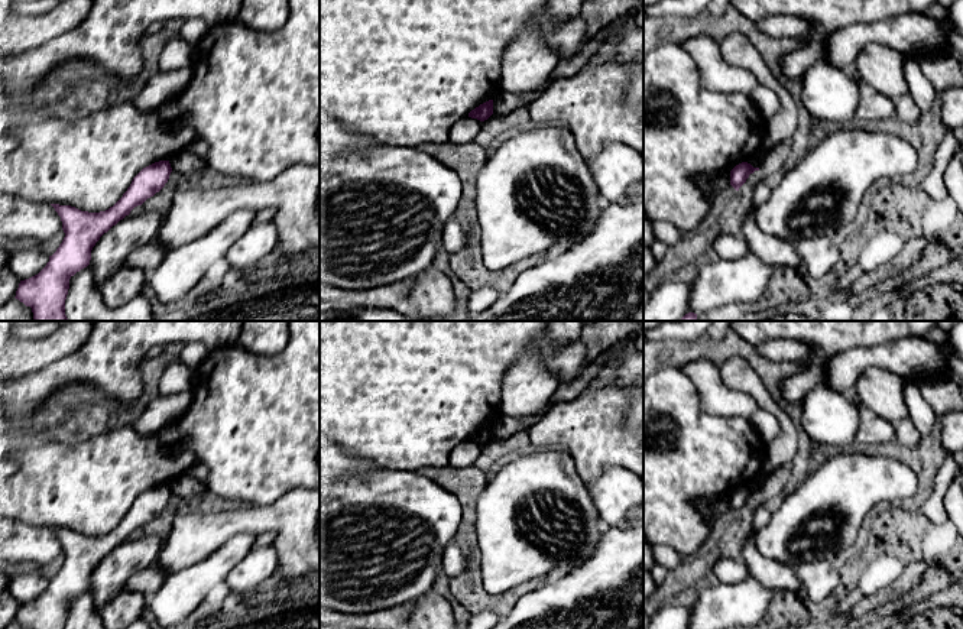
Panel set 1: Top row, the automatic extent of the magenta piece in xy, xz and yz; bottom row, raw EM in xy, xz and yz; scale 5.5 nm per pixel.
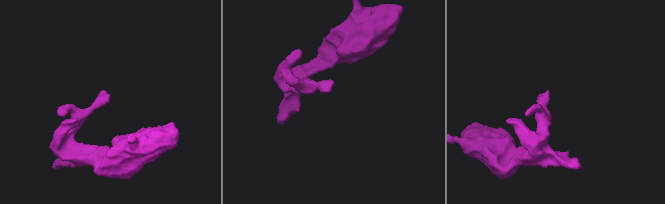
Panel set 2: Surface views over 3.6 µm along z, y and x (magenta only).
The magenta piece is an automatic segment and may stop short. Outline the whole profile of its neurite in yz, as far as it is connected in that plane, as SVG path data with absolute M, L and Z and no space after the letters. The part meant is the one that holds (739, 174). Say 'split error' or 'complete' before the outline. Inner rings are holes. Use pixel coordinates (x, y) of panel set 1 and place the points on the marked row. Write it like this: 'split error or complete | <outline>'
complete | M742 162L742 163L736 165L730 171L730 185L736 191L739 191L739 188L746 182L746 179L749 178L749 175L753 174L755 171L759 171L759 168L753 168L748 162Z

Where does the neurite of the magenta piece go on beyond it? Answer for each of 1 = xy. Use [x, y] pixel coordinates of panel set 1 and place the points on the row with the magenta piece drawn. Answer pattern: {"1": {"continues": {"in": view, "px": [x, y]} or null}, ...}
{"1": {"continues": null}}

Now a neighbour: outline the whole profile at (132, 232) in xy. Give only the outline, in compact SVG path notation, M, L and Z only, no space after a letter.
M158 211L129 214L104 233L91 250L88 269L93 272L94 286L100 286L108 276L123 268L123 260L137 247L150 243L162 226Z

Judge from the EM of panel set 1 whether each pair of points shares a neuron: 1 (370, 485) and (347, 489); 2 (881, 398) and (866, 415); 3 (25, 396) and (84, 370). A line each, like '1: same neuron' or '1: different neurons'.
1: same neuron
2: different neurons
3: same neuron

